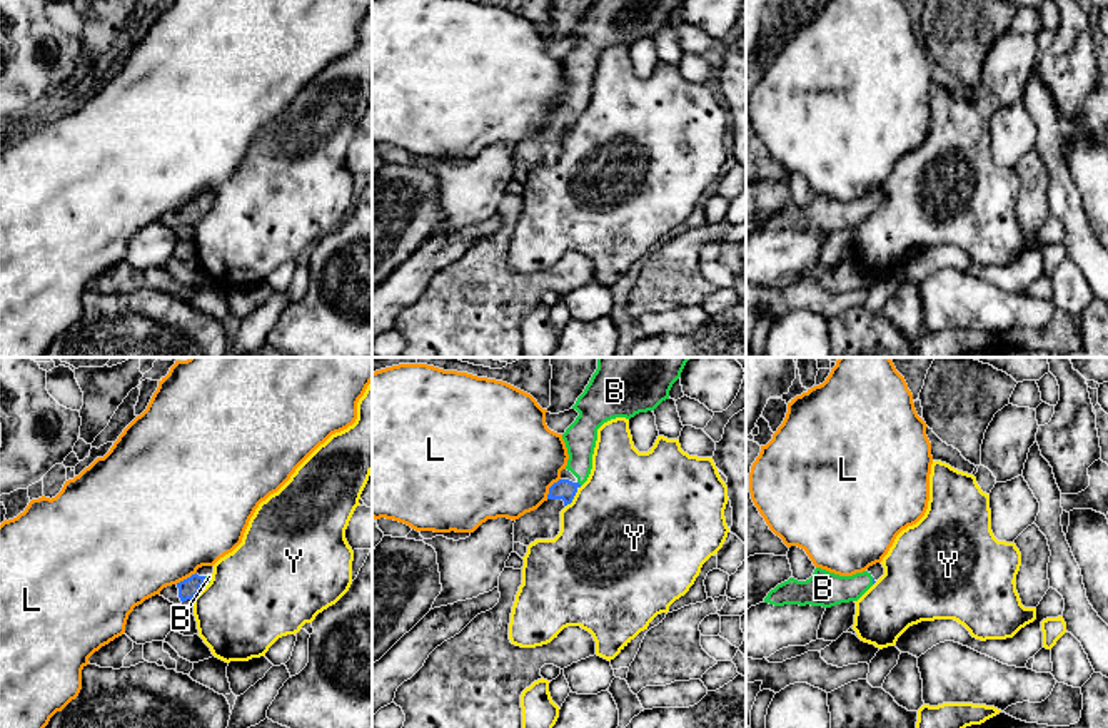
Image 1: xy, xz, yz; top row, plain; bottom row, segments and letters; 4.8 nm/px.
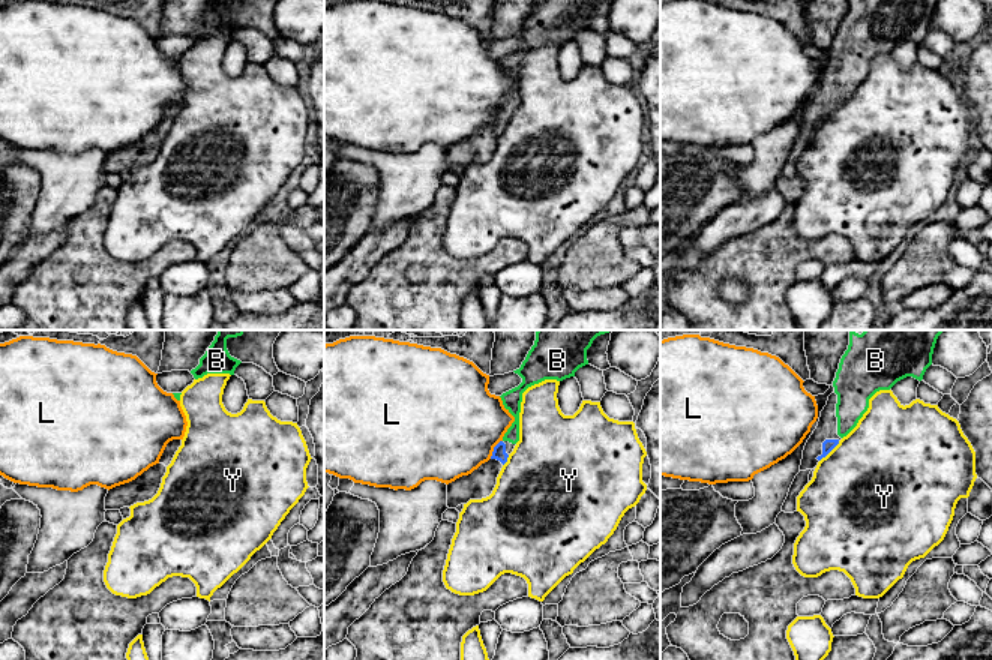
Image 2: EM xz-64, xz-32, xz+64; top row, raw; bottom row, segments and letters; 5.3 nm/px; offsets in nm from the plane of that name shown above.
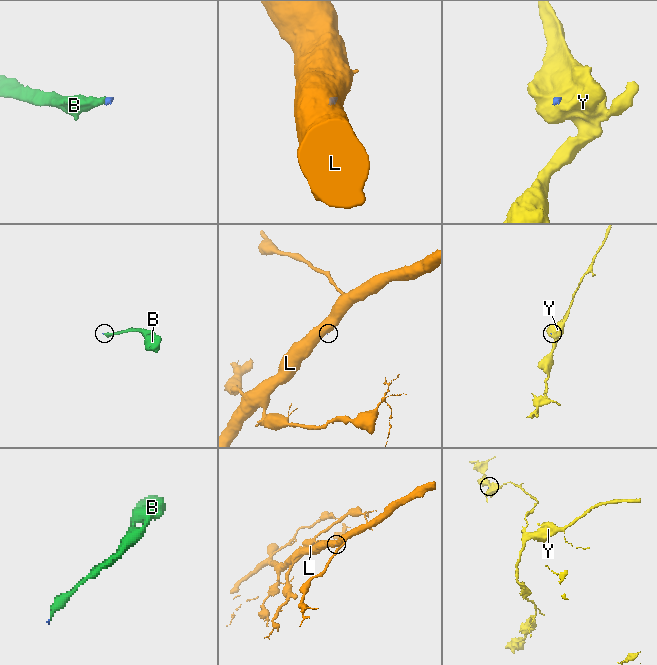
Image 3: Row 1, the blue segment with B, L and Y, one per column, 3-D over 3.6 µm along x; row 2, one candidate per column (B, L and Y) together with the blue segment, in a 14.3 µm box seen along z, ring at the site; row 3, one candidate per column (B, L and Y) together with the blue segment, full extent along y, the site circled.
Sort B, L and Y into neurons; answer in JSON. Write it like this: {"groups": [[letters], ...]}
{"groups": [["B"], ["L"], ["Y"]]}

